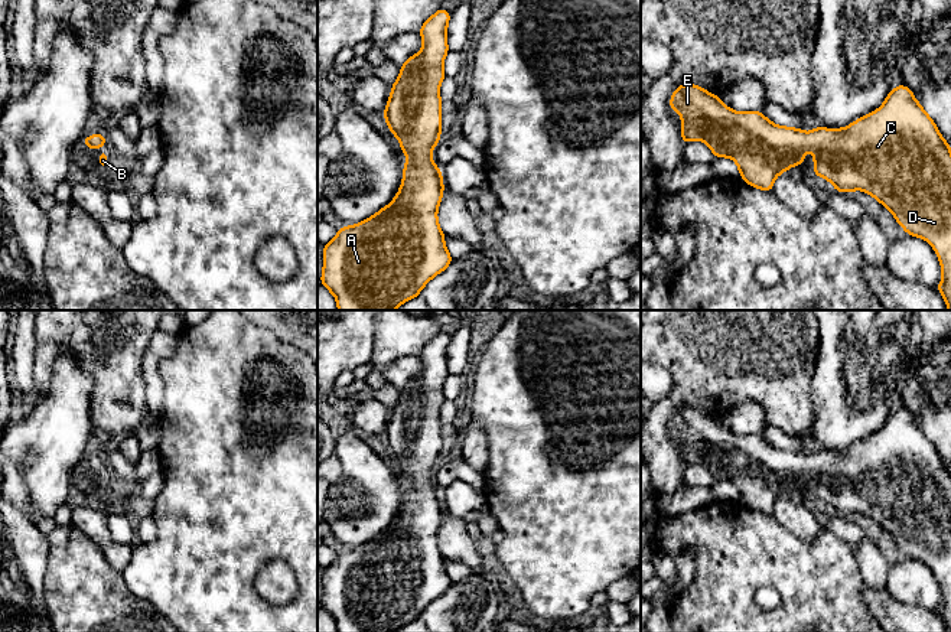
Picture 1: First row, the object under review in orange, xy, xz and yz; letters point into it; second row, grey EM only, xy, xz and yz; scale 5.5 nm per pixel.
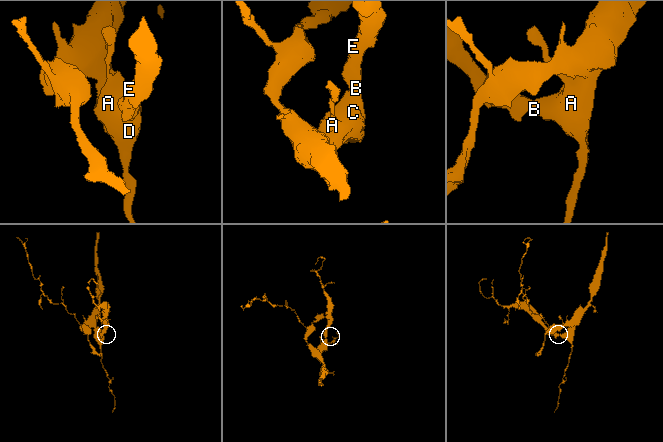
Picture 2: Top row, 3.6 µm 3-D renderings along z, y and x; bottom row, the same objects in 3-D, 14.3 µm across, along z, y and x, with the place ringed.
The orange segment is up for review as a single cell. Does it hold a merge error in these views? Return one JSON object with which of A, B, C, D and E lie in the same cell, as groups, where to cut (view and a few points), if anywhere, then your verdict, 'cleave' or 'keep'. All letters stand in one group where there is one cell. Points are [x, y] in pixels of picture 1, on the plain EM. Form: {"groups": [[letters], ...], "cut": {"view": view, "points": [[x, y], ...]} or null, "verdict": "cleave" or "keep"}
{"groups": [["A", "B", "C", "D", "E"]], "cut": null, "verdict": "keep"}

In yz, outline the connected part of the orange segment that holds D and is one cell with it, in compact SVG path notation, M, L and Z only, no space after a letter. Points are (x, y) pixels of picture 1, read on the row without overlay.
M683 407L670 421L672 434L681 437L681 460L684 468L693 463L704 465L716 480L733 482L740 501L752 511L772 514L778 498L791 489L804 486L805 475L814 476L814 495L830 504L837 515L863 514L877 522L892 535L898 547L908 558L926 563L939 581L942 603L937 613L951 632L951 472L939 457L934 443L915 423L912 413L898 408L890 414L885 426L873 436L853 444L846 452L812 452L810 456L801 452L782 450L769 444L761 434L737 436L724 429L719 418L704 411Z

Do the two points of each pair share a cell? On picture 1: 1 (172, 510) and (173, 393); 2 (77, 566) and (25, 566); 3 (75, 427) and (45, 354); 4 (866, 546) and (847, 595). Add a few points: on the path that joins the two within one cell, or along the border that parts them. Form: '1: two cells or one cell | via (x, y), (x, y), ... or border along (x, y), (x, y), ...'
1: one cell | via (179, 481), (179, 422)
2: two cells | border along (51, 547), (45, 576), (46, 600)
3: two cells | border along (69, 351), (58, 354), (49, 388), (41, 396)
4: two cells | border along (855, 546), (855, 557), (865, 582)

